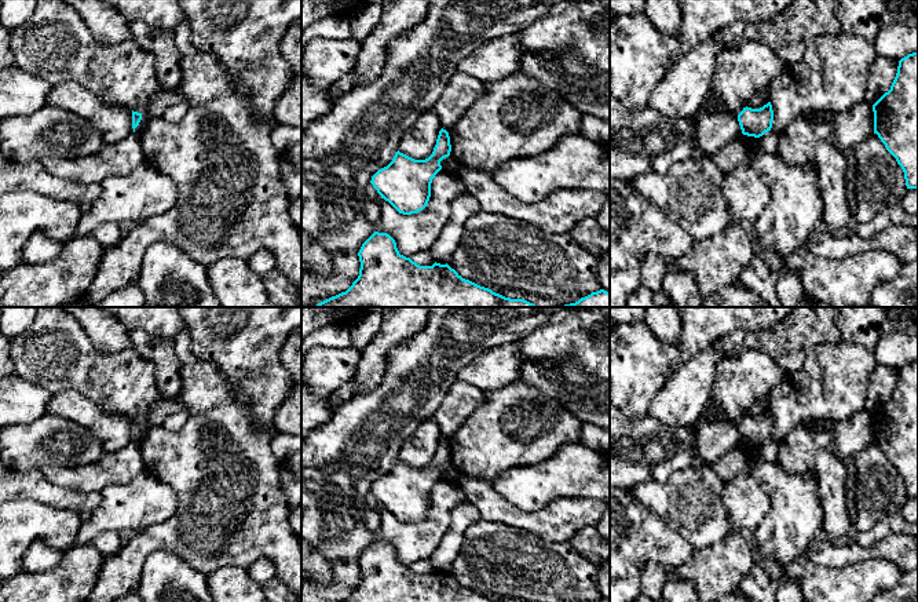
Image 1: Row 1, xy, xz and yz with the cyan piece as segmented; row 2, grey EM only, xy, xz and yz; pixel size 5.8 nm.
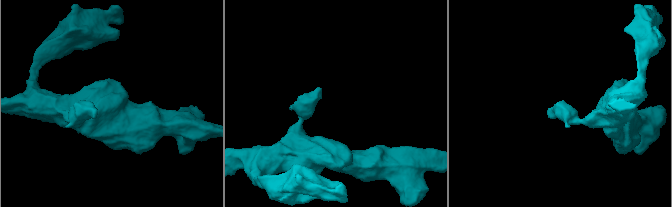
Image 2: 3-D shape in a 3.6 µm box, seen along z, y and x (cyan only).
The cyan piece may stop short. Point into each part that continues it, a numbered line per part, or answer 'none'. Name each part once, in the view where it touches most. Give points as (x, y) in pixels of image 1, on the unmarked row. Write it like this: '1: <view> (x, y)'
none

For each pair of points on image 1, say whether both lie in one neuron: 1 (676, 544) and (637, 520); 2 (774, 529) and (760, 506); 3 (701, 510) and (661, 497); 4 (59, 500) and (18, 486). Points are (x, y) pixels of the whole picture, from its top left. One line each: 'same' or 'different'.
1: same
2: different
3: same
4: same

